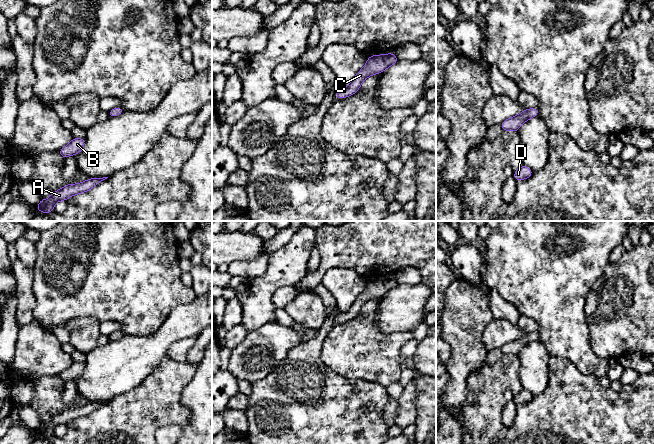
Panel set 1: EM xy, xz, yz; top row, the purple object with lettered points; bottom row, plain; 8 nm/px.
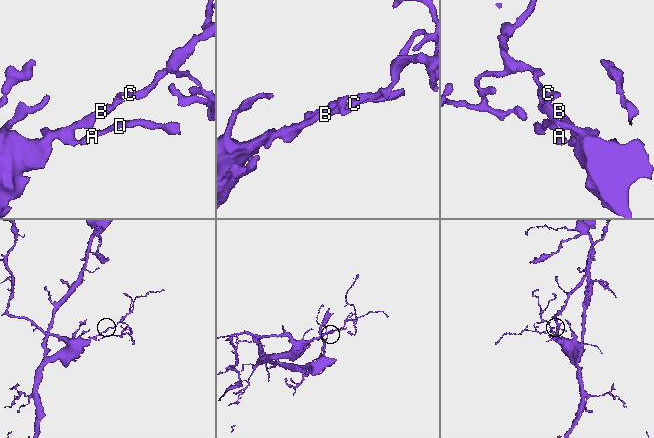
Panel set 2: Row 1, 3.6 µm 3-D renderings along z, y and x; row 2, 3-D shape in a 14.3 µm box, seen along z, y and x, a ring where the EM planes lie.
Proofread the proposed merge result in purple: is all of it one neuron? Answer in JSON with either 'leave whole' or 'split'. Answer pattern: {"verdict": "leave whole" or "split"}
{"verdict": "leave whole"}

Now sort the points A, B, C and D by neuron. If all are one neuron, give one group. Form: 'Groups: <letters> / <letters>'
Groups: A B C D

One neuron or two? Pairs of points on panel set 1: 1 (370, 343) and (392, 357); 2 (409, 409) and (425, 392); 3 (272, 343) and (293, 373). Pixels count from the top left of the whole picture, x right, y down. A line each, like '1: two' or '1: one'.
1: one
2: two
3: two

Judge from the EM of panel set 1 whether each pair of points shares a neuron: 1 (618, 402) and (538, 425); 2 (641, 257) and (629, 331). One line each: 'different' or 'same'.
1: same
2: same

